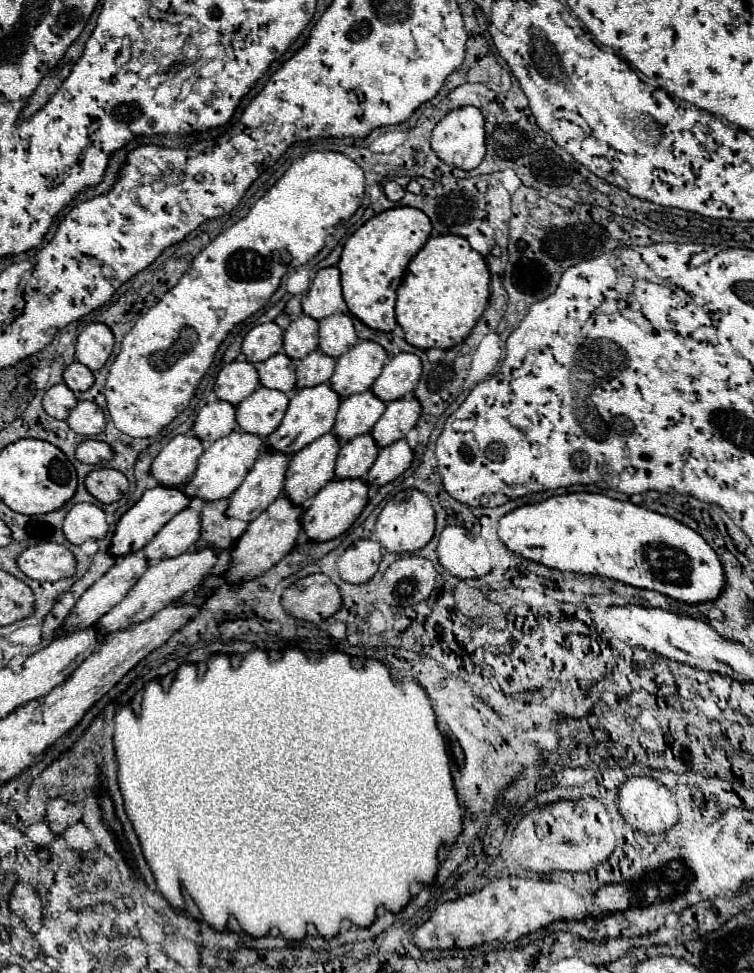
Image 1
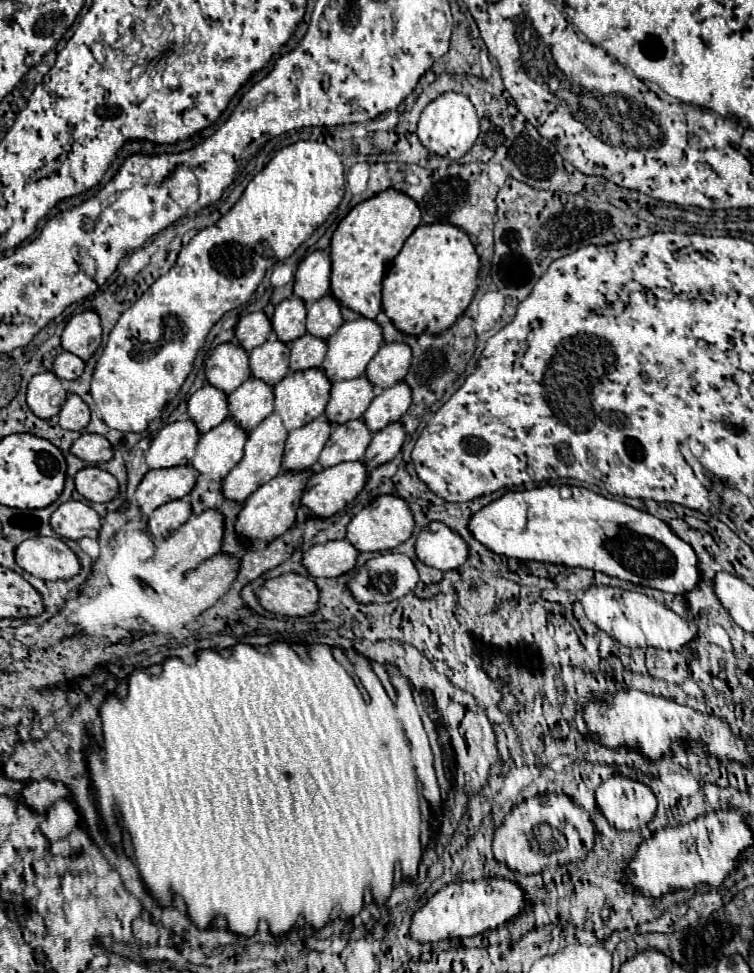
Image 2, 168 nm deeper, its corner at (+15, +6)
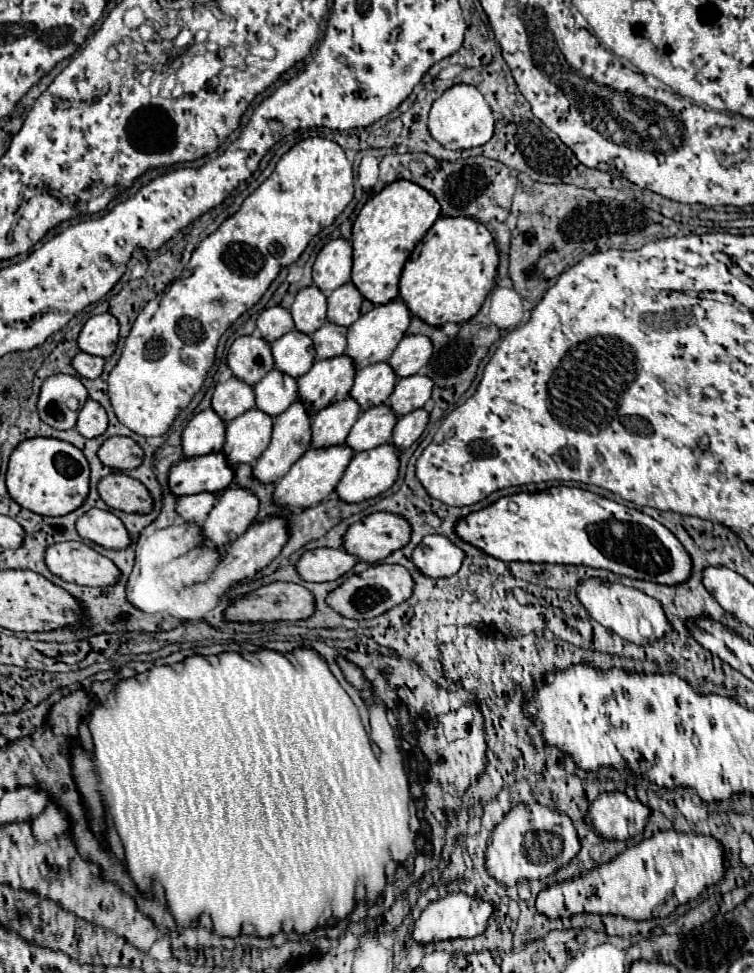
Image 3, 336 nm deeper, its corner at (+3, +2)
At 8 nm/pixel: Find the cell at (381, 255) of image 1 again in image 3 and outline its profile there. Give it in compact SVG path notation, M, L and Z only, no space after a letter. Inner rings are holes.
M394 181L378 195L370 197L352 225L352 283L364 299L374 305L386 305L398 297L400 271L412 249L422 241L424 233L440 217L438 201L420 185L410 181Z

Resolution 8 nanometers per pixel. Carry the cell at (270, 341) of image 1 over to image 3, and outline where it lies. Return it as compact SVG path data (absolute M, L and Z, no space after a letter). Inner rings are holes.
M270 307L262 311L262 315L256 321L256 327L260 329L262 339L272 343L282 335L290 333L294 329L294 321L290 317L290 311L286 311L284 307Z

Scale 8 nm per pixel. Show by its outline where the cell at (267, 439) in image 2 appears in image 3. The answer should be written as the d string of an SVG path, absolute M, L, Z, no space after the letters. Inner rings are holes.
M296 401L274 419L272 441L252 465L252 477L258 479L260 483L280 481L280 477L284 477L284 473L288 473L288 469L308 451L308 443L310 443L310 415L306 413L306 407L300 401Z

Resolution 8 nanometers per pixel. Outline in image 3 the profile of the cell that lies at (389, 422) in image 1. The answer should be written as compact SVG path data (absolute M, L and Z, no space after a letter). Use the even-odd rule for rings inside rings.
M412 375L412 377L398 379L386 405L394 411L396 417L408 415L408 413L420 409L430 399L432 385L434 383L424 375Z

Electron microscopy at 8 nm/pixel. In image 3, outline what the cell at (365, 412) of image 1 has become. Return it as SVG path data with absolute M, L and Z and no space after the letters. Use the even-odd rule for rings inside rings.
M376 363L360 369L354 379L350 397L360 405L360 411L368 411L386 403L396 385L396 373L388 363Z

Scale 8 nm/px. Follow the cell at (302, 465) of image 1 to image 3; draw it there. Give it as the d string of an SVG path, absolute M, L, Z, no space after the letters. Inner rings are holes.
M354 399L338 401L312 417L312 449L328 449L332 445L342 445L352 425L360 417L360 407Z

